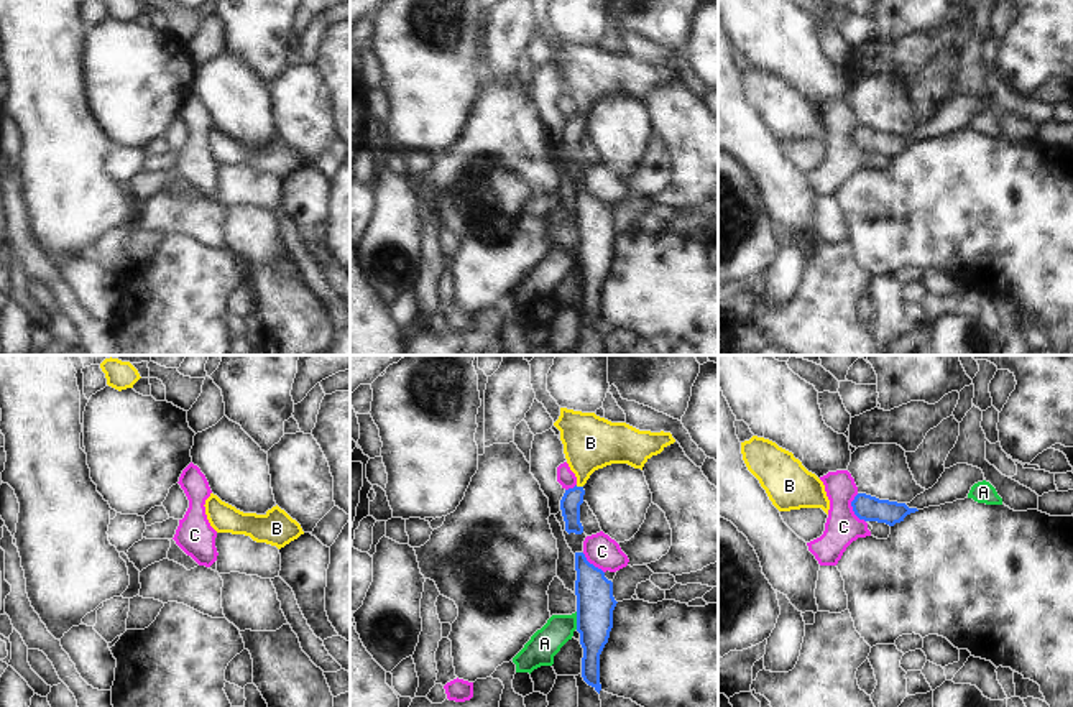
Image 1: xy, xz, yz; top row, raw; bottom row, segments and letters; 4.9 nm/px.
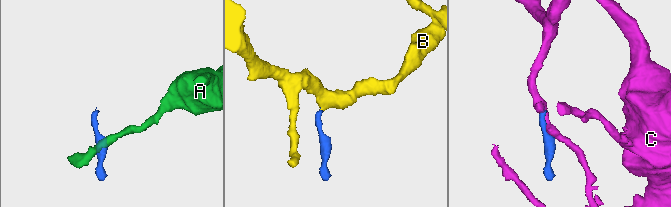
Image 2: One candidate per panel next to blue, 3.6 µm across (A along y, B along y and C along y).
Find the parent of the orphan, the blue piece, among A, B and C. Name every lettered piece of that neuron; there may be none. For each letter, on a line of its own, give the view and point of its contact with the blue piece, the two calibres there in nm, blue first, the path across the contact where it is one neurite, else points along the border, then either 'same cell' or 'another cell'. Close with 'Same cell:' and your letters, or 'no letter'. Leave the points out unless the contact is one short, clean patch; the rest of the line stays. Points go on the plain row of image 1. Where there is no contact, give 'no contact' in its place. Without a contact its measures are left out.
A: contact xz (577, 252); calibres 190 and 150 nm; border xz (575, 244), (577, 260); another cell
B: contact xz (579, 119); calibres 100 and 260 nm; way xz (572, 130), (579, 119), (584, 86), (590, 74); same cell
C: contact yz (853, 140); calibres 130 and 170 nm; another cell
Same cell: B

